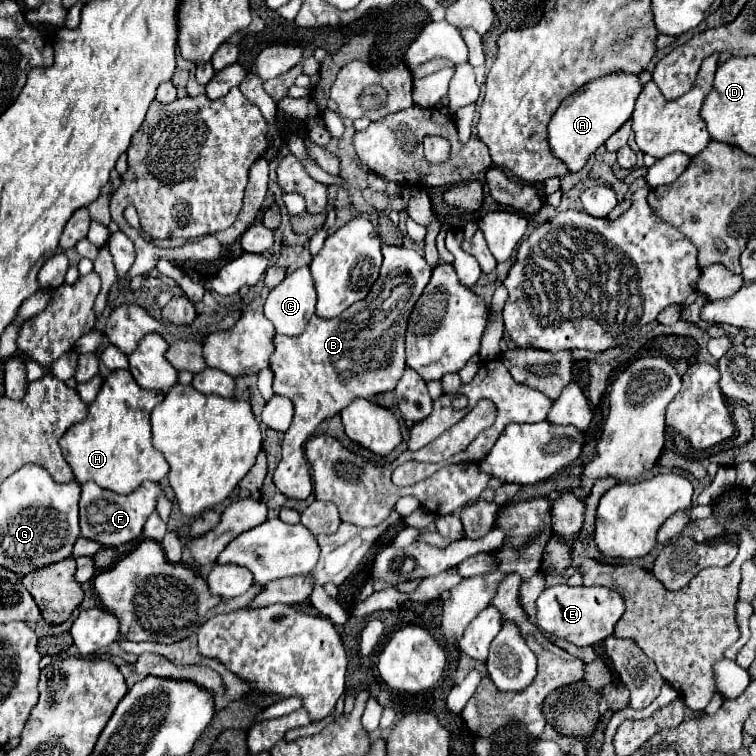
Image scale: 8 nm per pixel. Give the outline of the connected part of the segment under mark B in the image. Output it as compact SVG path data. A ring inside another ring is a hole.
M382 245L384 263L380 277L366 299L354 303L342 317L322 319L312 315L308 327L298 337L276 335L270 369L274 373L274 393L290 397L294 403L294 421L284 434L282 461L274 471L276 487L290 499L308 499L312 491L310 465L304 455L304 443L324 419L338 415L358 397L372 397L394 391L406 369L404 333L410 311L430 281L432 269L414 249Z

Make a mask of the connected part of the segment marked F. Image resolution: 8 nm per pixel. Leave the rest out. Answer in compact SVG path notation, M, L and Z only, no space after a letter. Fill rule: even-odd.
M88 481L82 485L82 499L80 499L80 527L82 537L102 543L104 547L124 545L132 539L138 539L148 515L152 515L156 507L156 499L160 495L160 485L152 481L144 481L140 489L130 495L118 495L108 489L98 487L96 483Z

